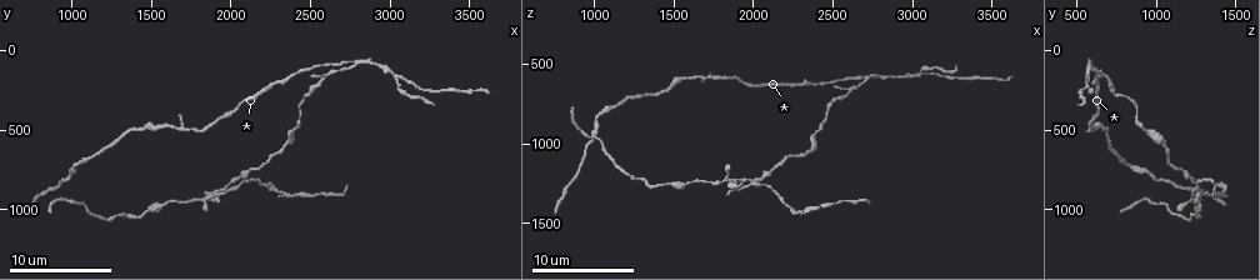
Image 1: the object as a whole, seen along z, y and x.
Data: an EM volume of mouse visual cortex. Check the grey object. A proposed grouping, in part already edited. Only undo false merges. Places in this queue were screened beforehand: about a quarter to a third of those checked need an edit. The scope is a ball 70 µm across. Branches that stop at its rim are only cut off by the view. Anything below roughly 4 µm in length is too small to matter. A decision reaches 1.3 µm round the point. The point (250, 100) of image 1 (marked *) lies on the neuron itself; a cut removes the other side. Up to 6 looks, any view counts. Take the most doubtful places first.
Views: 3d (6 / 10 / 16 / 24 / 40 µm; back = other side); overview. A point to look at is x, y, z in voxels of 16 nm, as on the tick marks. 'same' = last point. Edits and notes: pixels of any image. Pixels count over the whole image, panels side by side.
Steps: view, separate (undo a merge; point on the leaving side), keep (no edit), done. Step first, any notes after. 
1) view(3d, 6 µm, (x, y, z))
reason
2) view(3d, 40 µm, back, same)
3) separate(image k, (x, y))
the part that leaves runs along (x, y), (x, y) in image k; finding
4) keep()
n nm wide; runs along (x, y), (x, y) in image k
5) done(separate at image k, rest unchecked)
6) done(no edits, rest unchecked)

view(3d, 16 µm, (2720, 120, 620))
a fork

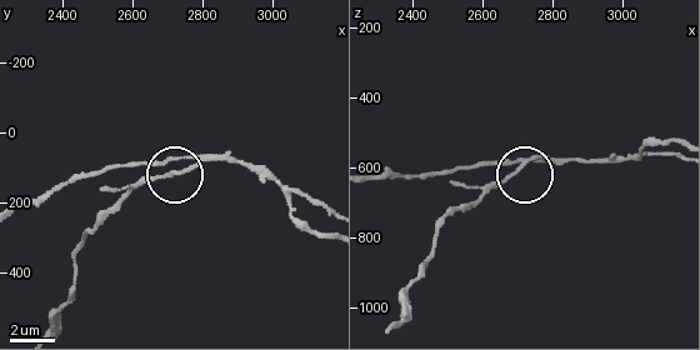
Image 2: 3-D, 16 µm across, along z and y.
keep()
side arm 16 µm; 3 arms; one neuron here

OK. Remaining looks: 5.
view(3d, 6 µm, (3060, 180, 580))
side arm on a straight run

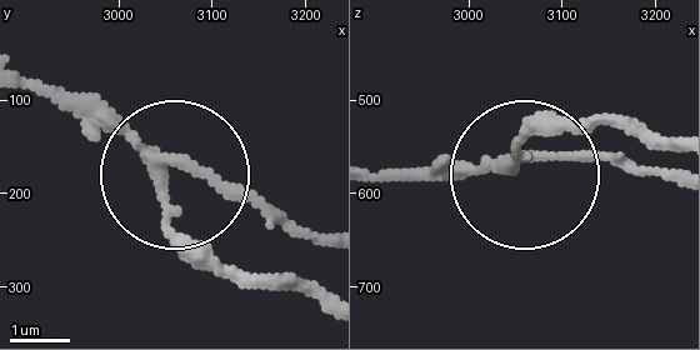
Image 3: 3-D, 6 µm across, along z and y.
separate(image 3, (173, 236))
side arm 6 µm; the part that leaves runs along (154, 155), (184, 235), (244, 275), (319, 295) in image 3; two neurons meet here

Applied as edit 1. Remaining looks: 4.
view(overview)

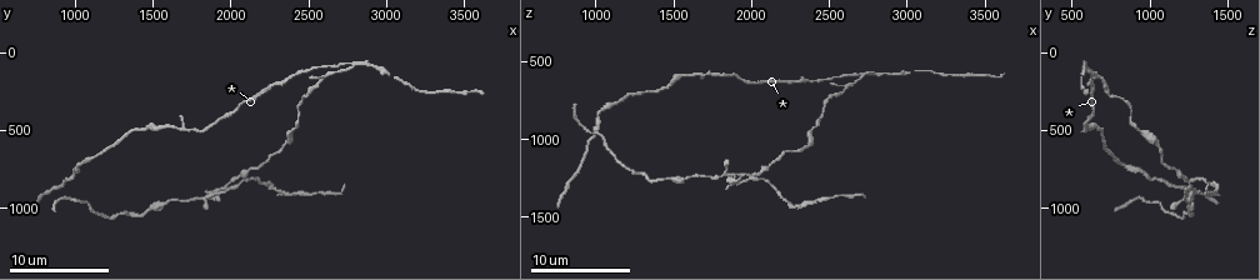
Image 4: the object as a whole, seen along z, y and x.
view(3d, 10 µm, (1440, 500, 660))
calibre changes

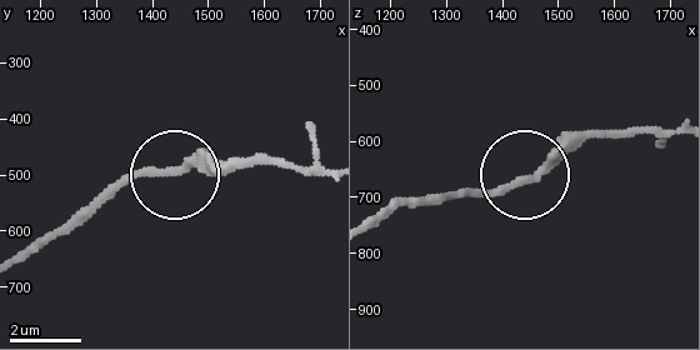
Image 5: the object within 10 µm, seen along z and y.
view(3d, 10 µm, back, (1425, 495, 680))
from behind

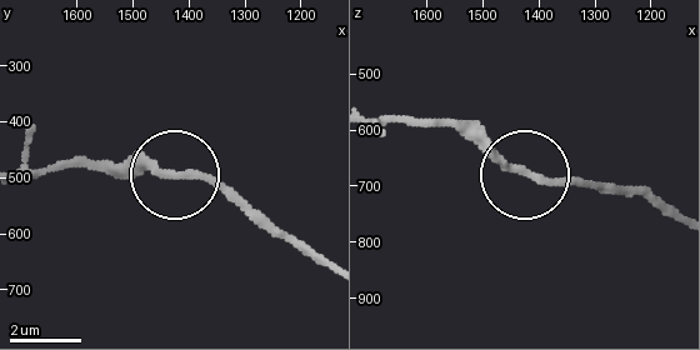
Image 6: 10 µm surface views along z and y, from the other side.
keep()
all the same neuron

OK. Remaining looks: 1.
done(separate at image 3, rest unchecked)

